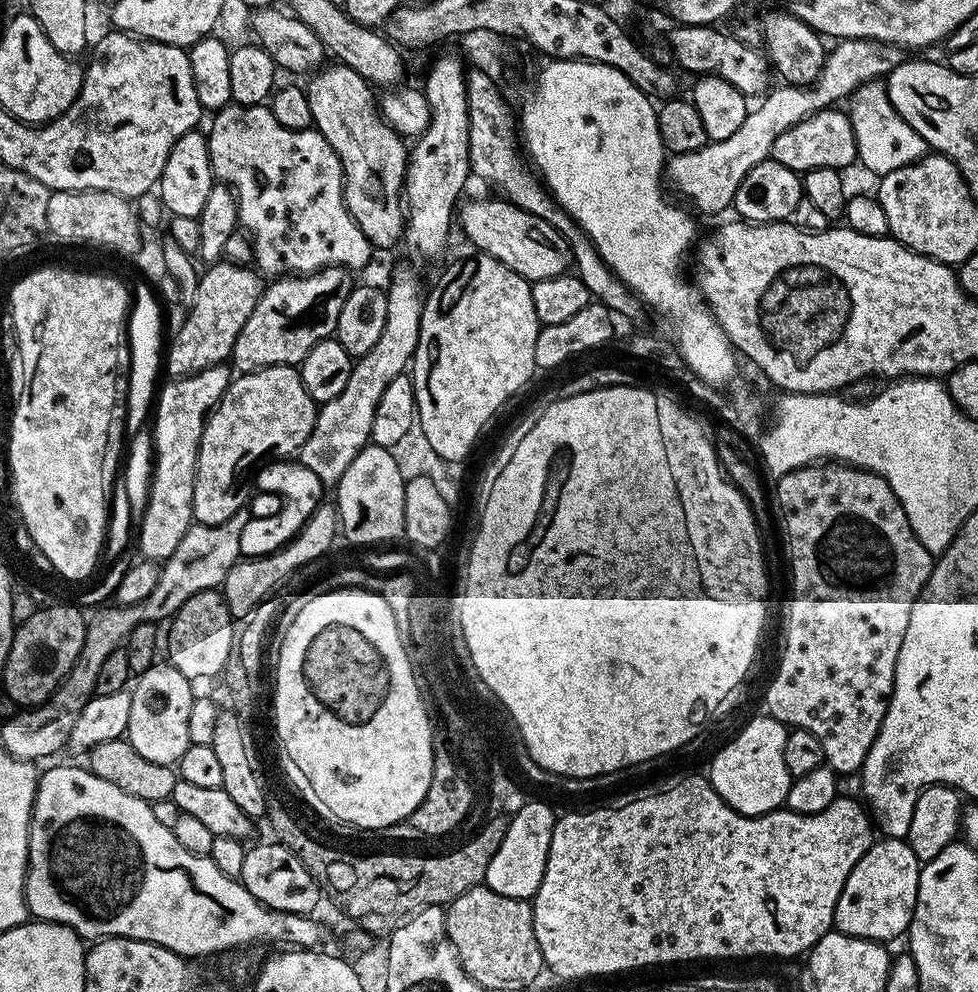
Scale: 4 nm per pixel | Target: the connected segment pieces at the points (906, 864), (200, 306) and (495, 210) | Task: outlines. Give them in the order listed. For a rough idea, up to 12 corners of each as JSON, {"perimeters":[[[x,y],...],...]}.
{"perimeters":[[[877,839],[850,870],[835,931],[877,942],[912,921],[922,862]],[[217,262],[162,360],[169,377],[231,361],[261,273]],[[465,199],[473,249],[529,282],[565,275],[559,230],[509,200]]]}

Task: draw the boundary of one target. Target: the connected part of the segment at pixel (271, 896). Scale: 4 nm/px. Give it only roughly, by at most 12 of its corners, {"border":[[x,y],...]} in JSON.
{"border":[[279,842],[248,848],[240,883],[275,912],[307,916],[316,879]]}

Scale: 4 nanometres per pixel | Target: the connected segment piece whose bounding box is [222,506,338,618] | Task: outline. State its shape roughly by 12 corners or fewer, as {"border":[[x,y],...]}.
{"border":[[321,506],[280,551],[241,558],[224,601],[247,618],[279,580],[316,560],[338,536],[335,507]]}

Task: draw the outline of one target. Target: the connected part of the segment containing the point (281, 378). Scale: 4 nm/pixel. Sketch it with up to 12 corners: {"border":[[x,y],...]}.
{"border":[[299,371],[237,375],[204,422],[192,518],[245,507],[299,453],[318,405]]}

